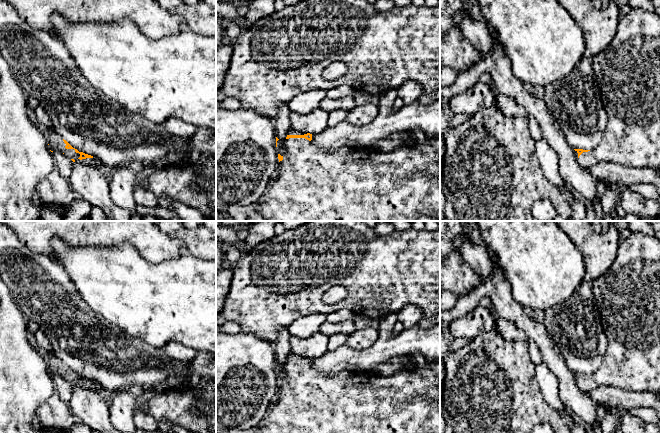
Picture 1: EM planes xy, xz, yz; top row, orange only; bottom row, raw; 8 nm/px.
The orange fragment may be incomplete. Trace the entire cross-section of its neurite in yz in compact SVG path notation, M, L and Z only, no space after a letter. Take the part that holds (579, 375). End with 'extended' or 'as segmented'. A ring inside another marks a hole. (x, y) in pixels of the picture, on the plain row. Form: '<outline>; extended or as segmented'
M630 232L627 238L620 239L615 261L606 274L592 281L592 290L596 298L601 325L607 338L607 350L597 371L592 374L574 373L578 388L583 393L587 393L599 386L611 386L625 391L651 392L660 395L660 239L642 232Z; extended

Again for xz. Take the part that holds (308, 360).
M290 353L282 370L276 361L279 387L278 399L270 403L264 418L255 426L257 433L440 433L440 361L427 361L424 366L415 365L394 375L381 377L372 373L342 371L335 375L323 375L312 366L312 358Z; extended

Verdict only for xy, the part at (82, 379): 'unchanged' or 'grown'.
grown

